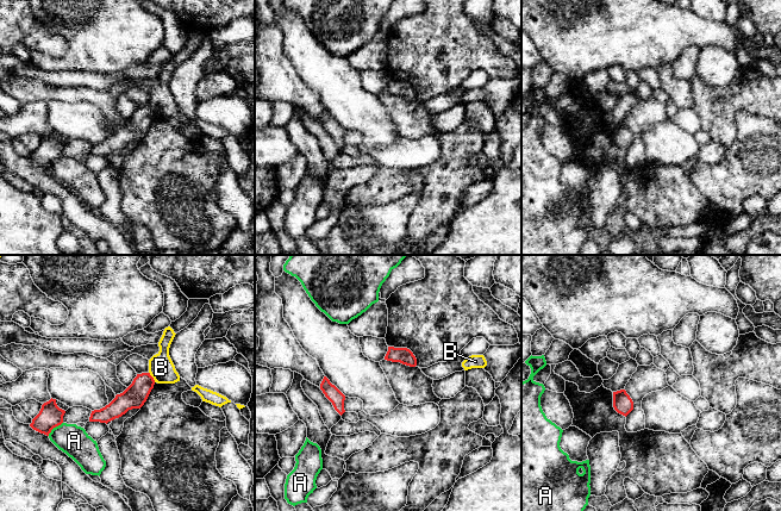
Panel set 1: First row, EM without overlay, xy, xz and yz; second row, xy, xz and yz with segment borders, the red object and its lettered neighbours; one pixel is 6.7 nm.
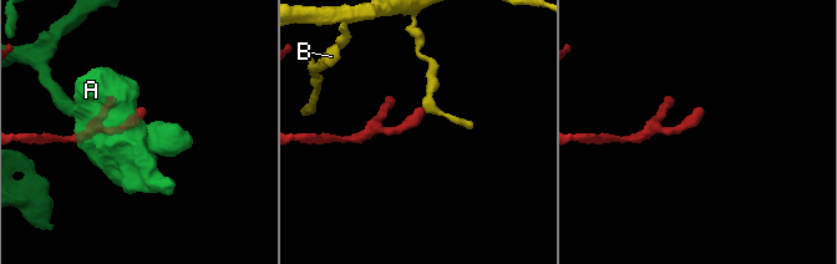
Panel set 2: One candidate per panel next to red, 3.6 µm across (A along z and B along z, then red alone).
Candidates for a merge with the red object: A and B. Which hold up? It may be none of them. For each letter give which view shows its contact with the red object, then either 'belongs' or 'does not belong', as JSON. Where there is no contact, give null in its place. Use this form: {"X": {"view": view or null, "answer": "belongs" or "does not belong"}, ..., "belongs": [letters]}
{"A": {"view": "xy", "answer": "does not belong"}, "B": {"view": "xy", "answer": "does not belong"}, "belongs": []}

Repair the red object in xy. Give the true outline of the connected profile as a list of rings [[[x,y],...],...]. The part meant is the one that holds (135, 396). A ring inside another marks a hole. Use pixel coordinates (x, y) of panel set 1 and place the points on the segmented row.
[[[150,373],[137,374],[132,384],[105,407],[94,410],[90,413],[89,422],[108,423],[121,417],[129,410],[140,409],[146,401],[155,380]]]

